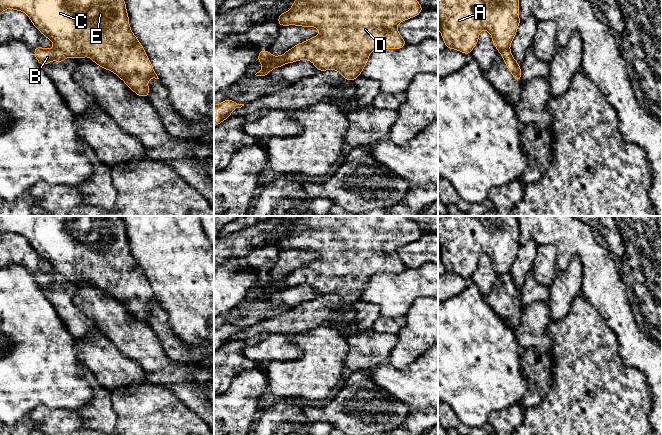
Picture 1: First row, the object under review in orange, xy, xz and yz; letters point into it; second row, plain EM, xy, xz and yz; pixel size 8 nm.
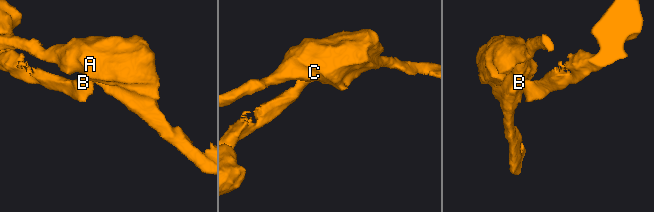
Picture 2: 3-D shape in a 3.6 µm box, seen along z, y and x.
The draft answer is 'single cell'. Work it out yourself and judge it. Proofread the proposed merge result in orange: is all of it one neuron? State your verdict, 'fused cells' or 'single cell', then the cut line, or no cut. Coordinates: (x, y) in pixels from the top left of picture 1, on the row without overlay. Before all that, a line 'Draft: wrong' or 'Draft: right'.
Draft: wrong
fused cells | xy (54, 269), (67, 280)

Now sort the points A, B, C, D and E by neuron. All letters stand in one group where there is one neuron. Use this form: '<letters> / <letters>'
A C D E / B

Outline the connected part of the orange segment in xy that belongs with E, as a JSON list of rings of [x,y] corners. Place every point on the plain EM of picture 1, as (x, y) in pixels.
[[[0,216],[0,239],[6,233],[24,236],[36,253],[69,282],[90,281],[105,294],[123,304],[140,321],[147,321],[150,303],[159,303],[142,268],[130,252],[129,240],[121,216]]]

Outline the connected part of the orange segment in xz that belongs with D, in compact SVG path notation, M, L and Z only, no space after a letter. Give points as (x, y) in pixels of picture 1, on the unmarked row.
M302 216L290 234L278 240L278 248L315 251L320 257L287 274L285 283L287 287L309 284L318 295L337 294L347 305L354 305L372 275L406 270L397 249L422 235L418 224L407 216Z

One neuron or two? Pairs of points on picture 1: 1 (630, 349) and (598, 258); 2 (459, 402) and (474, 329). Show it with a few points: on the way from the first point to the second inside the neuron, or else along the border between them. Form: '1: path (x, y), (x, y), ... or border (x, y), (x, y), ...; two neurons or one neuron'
1: path (624, 326), (601, 281); one neuron
2: path (467, 384), (467, 351), (470, 347); one neuron

